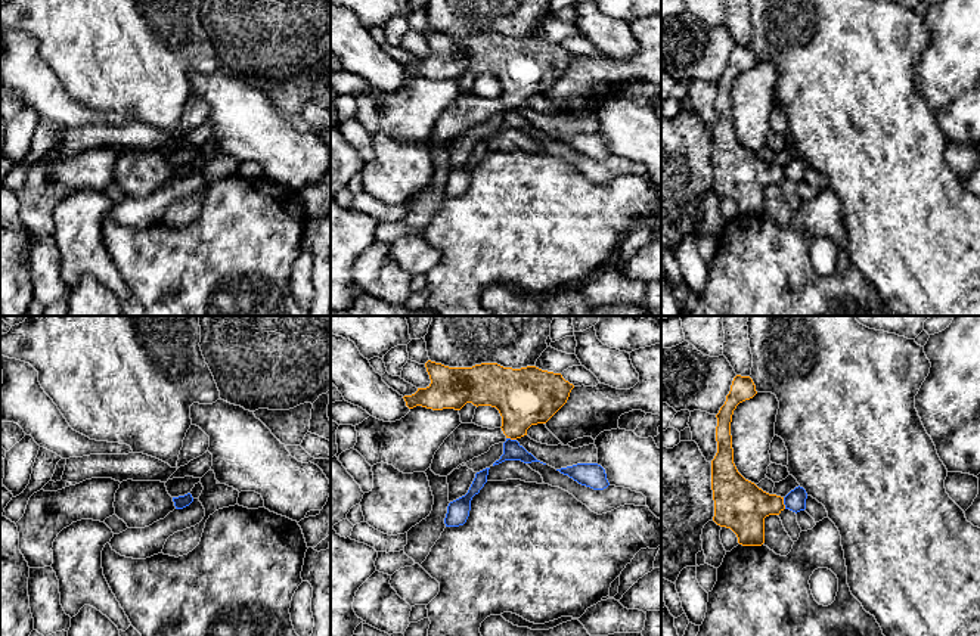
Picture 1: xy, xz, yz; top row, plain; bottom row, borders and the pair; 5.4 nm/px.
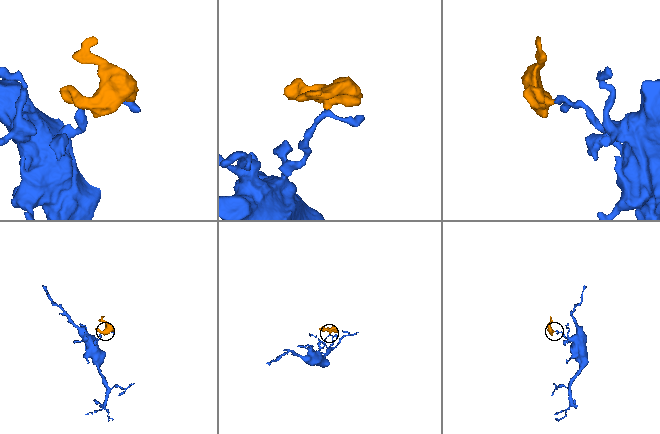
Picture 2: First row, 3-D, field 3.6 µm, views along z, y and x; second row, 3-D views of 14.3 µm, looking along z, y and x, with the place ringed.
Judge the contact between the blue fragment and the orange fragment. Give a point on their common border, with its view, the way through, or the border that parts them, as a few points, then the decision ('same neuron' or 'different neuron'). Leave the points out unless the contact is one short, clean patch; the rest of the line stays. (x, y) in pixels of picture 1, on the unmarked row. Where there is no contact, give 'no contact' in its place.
meets blue in yz at (784, 173); border along yz (782, 167), (785, 177); different neuron

